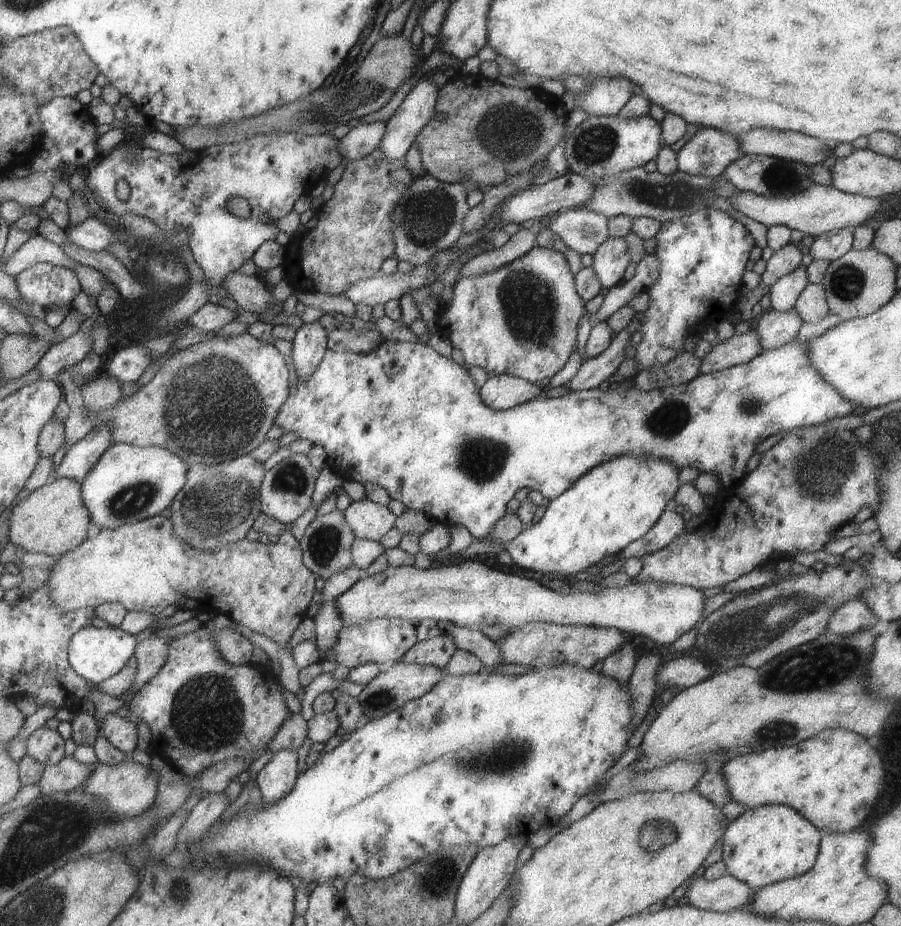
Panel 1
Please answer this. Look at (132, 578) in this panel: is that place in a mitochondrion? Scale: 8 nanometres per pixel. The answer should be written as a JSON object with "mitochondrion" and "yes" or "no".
{"mitochondrion":"no"}

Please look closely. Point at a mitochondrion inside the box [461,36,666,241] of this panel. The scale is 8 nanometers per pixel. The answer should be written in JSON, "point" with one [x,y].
{"point":[506,130]}

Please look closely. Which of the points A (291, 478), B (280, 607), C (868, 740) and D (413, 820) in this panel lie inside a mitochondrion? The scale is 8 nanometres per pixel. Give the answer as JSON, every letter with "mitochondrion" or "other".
{"A":"mitochondrion","B":"other","C":"other","D":"other"}

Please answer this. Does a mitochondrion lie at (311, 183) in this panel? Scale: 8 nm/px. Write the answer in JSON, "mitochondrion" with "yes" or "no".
{"mitochondrion":"no"}

